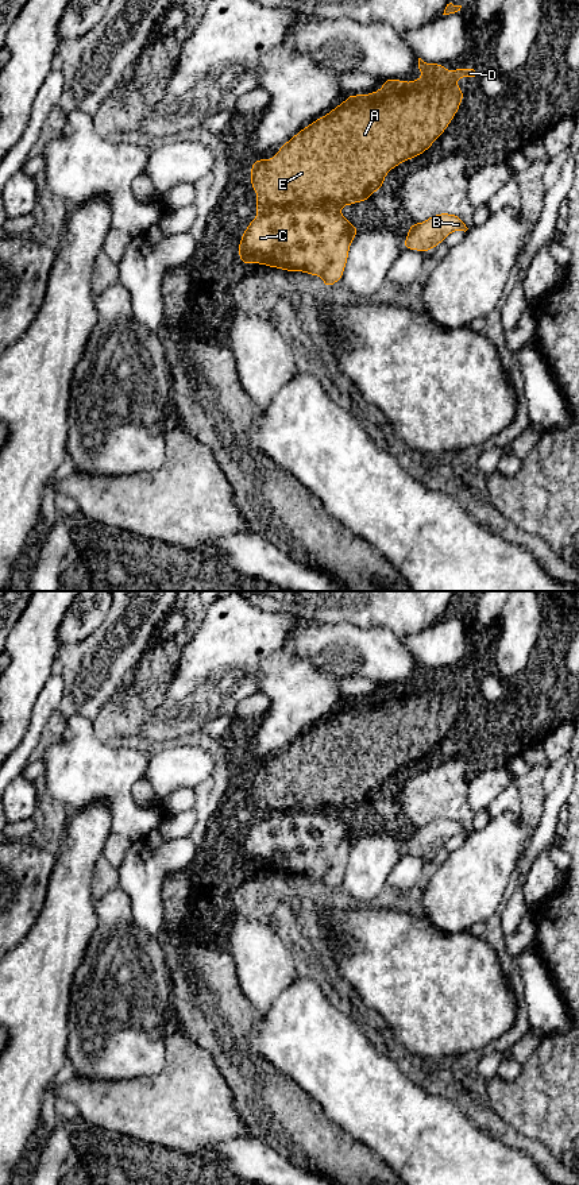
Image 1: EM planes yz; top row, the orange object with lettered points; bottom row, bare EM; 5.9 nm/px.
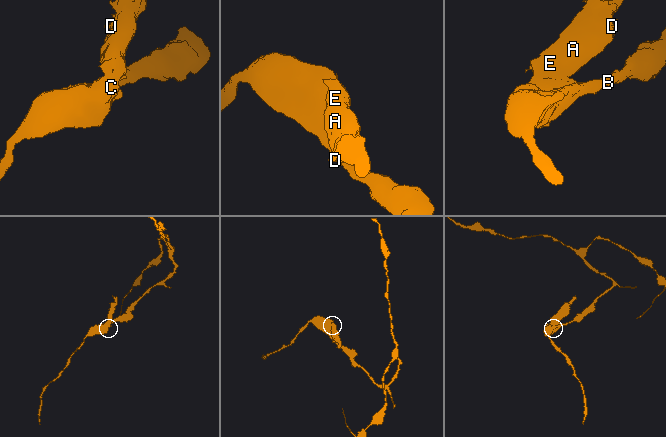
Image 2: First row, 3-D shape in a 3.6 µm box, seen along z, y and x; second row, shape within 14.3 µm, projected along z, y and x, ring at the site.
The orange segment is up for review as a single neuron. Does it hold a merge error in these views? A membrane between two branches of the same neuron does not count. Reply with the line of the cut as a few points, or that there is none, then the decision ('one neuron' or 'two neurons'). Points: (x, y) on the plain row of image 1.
yz (338, 814), (276, 810), (257, 822) | two neurons

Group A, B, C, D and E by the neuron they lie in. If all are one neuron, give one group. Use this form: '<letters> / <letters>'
A D E / B C

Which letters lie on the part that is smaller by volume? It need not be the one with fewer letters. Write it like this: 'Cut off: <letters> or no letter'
Cut off: A, D, E

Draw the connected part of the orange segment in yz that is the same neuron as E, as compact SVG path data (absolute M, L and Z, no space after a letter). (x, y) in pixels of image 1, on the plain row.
M418 663L422 682L405 687L385 683L383 691L367 699L350 699L346 706L329 718L314 725L287 745L271 764L258 764L251 769L251 791L256 796L256 822L275 811L306 810L339 815L341 811L367 803L383 791L386 779L399 768L425 757L445 736L455 722L464 698L456 684L475 682L474 673L452 673L447 676L444 668L426 668Z

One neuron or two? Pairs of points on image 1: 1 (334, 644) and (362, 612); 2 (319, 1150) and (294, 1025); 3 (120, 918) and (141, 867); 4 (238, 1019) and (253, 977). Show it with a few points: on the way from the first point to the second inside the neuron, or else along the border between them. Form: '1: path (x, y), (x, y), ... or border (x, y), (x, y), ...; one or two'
1: border (320, 621), (350, 622), (359, 628), (382, 628); two
2: border (285, 1073), (329, 1118); two
3: border (119, 887), (128, 898), (131, 919), (136, 929); two
4: border (235, 969), (243, 998), (261, 1015); two

